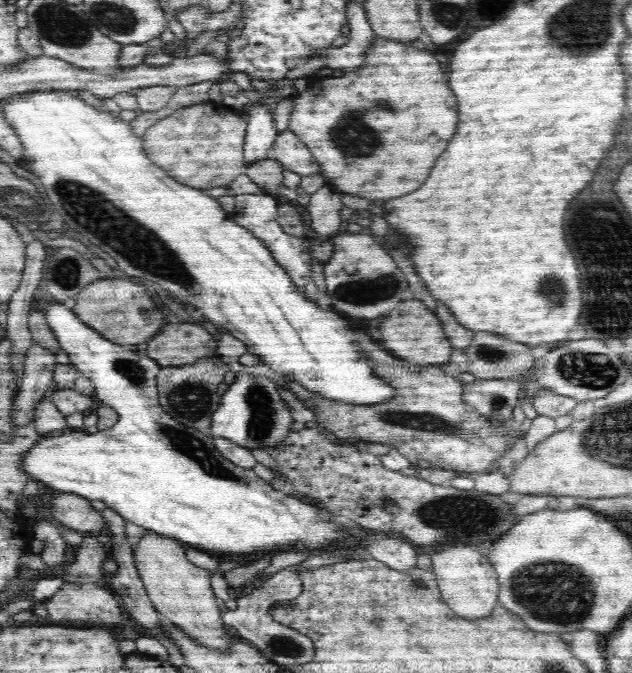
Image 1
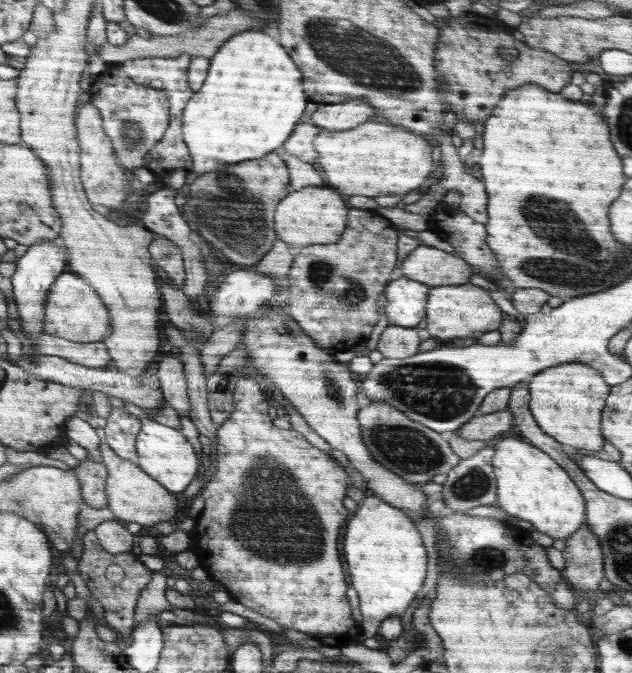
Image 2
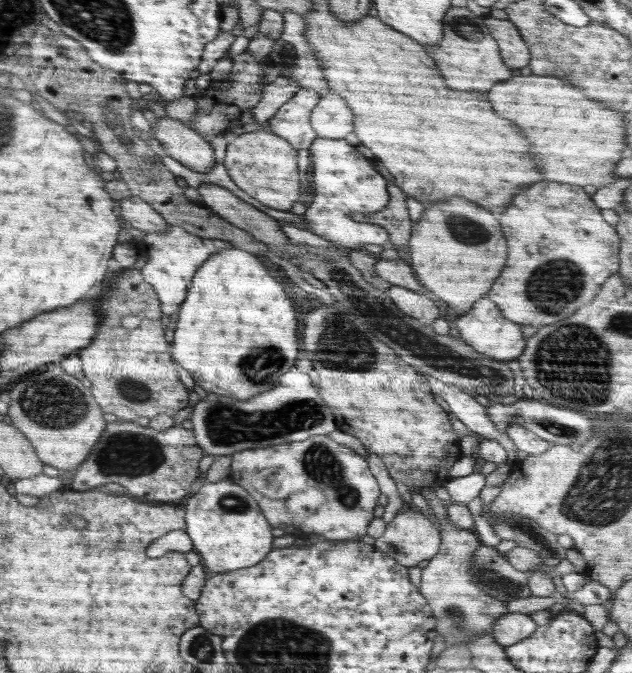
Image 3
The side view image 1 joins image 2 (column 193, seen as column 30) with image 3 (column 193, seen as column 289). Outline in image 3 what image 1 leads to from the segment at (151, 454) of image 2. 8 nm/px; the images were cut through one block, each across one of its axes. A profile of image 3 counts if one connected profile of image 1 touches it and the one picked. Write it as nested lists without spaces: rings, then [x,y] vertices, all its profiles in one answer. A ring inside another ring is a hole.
[[[228,479],[206,483],[186,504],[185,532],[211,572],[243,569],[260,562],[270,550],[274,537],[270,524],[248,491]]]

